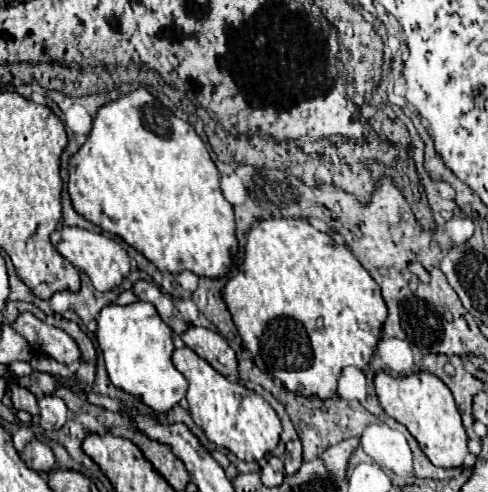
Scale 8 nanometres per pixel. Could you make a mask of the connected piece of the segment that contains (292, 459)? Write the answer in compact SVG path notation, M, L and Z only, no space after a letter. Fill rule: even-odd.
M290 441L286 445L286 453L284 453L284 461L286 461L286 475L294 475L300 465L302 465L302 445L300 441Z

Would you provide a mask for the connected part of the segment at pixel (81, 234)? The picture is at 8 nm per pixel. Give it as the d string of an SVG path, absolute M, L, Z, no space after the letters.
M62 225L60 229L54 231L52 243L74 267L82 269L90 277L92 285L98 291L116 289L122 283L122 279L130 273L130 255L116 241L112 241L110 237L106 237L102 233L92 233L92 231L86 231L80 227Z

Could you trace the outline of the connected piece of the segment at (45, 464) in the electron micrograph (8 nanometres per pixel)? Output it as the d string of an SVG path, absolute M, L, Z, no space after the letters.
M32 439L26 447L24 447L24 451L20 453L20 457L22 457L22 461L30 467L30 469L34 469L34 471L38 471L38 473L50 473L54 467L56 467L56 457L52 455L52 449L48 447L48 445L44 445L44 443L40 443L40 441L36 441L36 439Z

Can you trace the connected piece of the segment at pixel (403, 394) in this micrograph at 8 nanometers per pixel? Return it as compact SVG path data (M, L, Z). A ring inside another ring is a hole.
M384 371L376 373L374 379L378 399L386 415L394 417L398 423L406 425L412 437L420 443L420 449L436 467L462 467L468 455L468 435L462 423L460 411L454 403L450 389L430 373L414 373L408 377L390 377Z

